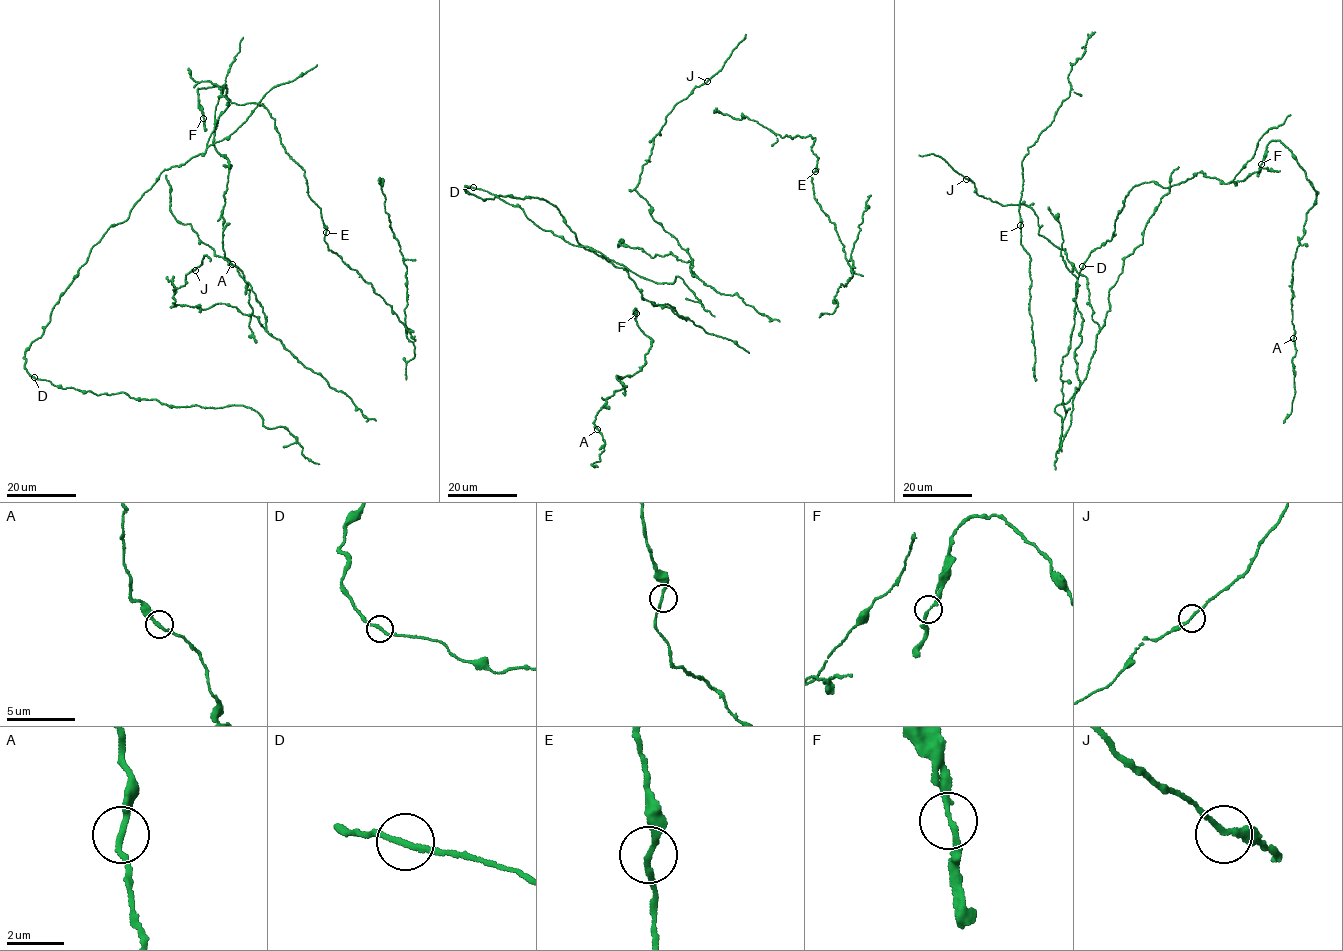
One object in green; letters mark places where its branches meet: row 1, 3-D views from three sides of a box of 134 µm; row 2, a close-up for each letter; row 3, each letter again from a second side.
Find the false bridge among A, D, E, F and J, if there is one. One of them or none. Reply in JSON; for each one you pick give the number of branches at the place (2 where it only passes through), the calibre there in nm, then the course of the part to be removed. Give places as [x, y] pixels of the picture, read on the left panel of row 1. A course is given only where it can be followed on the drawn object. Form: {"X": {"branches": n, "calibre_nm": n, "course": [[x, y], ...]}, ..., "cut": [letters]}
{"cut": []}

